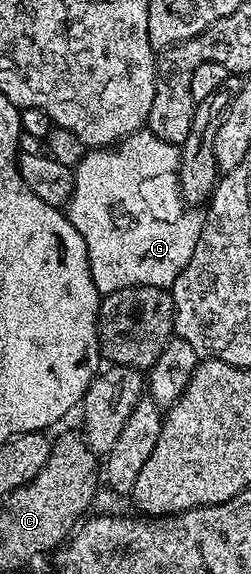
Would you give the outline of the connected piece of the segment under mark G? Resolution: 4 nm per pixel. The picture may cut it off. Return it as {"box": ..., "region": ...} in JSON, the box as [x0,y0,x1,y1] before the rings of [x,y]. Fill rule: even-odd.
{"box":[67,131,203,293],"region":[[[142,131],[132,133],[112,147],[90,148],[73,169],[73,197],[67,206],[67,216],[75,231],[83,235],[89,270],[98,293],[114,293],[132,285],[169,289],[183,267],[187,267],[191,255],[195,255],[203,217],[181,198],[177,170],[181,168],[182,156],[178,146],[159,139],[154,133]]]}

